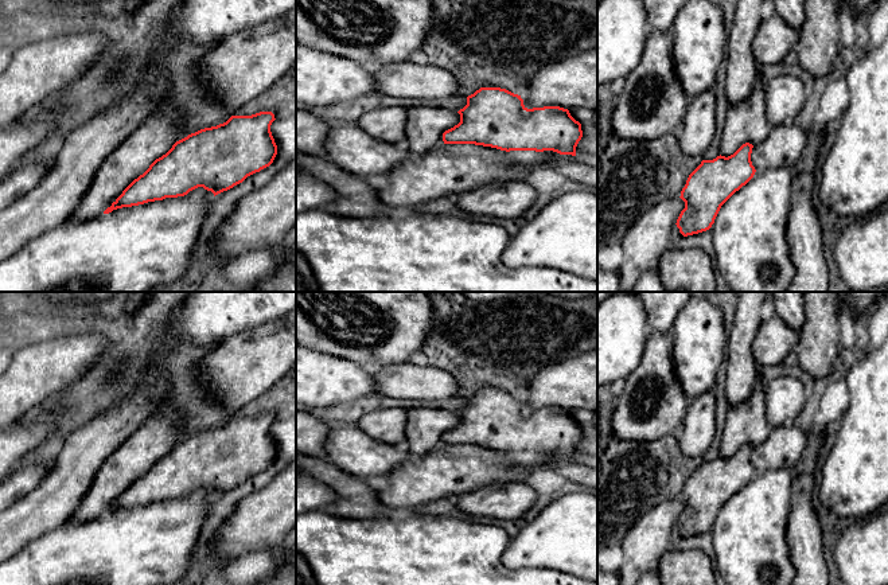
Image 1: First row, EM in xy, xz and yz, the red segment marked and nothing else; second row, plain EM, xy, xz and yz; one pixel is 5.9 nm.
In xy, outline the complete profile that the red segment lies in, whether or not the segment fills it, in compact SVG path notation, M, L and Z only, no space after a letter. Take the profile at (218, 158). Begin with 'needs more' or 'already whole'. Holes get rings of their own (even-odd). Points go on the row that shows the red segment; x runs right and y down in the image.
needs more; M165 109L152 114L140 124L100 165L78 207L69 215L69 221L85 221L113 210L132 207L165 198L184 196L190 191L203 187L215 195L242 183L248 176L269 167L277 145L270 132L276 120L272 112L260 112L252 116L231 116L226 122L205 128L179 140L184 125L179 122L180 113Z

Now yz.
needs more; M757 74L751 94L728 108L720 141L720 155L702 160L681 191L685 208L677 219L683 237L706 231L721 206L755 175L752 148L771 130L766 116L766 82Z

